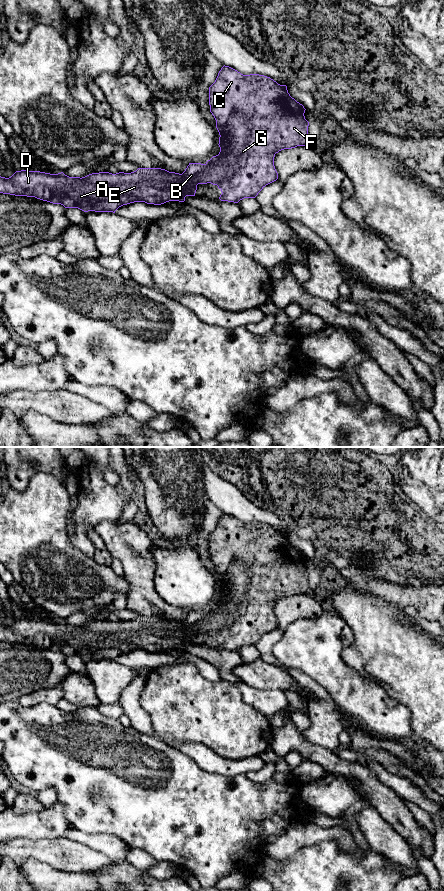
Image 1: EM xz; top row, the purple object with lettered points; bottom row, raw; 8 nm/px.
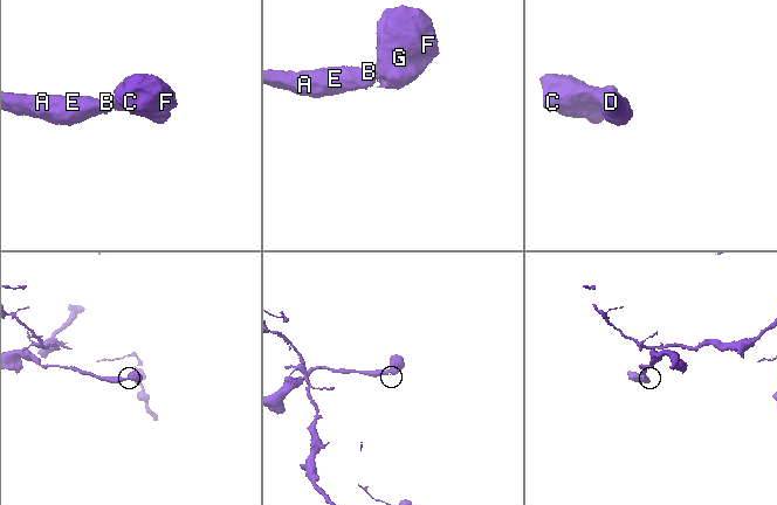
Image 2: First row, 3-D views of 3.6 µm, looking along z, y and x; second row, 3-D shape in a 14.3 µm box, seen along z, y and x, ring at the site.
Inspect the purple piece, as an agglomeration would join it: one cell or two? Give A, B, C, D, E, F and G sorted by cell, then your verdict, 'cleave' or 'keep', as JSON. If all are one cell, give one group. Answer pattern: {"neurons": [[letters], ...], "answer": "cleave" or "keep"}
{"neurons": [["A", "B", "C", "D", "E", "F", "G"]], "answer": "keep"}

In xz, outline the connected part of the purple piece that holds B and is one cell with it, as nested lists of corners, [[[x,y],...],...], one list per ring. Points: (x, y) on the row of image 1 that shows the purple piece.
[[[224,65],[209,87],[209,105],[220,135],[220,152],[205,164],[189,163],[182,174],[161,168],[138,168],[131,173],[99,172],[80,178],[69,177],[63,172],[50,174],[21,170],[9,178],[0,176],[0,193],[35,197],[84,212],[115,213],[119,207],[134,202],[154,205],[184,202],[186,196],[195,196],[198,184],[211,183],[221,190],[221,201],[238,203],[244,198],[255,198],[266,185],[278,179],[274,166],[276,153],[311,145],[309,122],[304,116],[306,109],[290,96],[286,85],[280,85],[270,77],[243,75]]]

